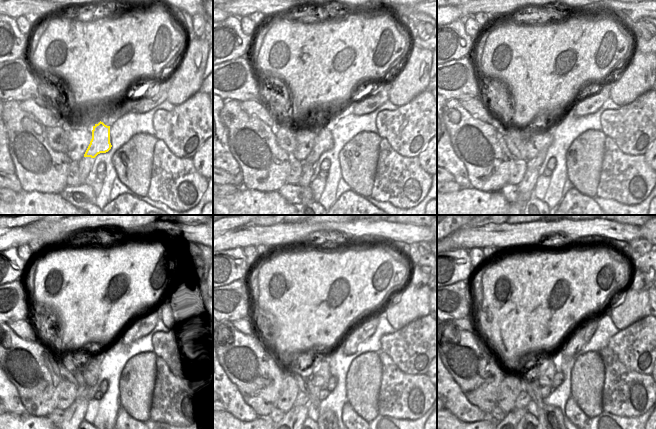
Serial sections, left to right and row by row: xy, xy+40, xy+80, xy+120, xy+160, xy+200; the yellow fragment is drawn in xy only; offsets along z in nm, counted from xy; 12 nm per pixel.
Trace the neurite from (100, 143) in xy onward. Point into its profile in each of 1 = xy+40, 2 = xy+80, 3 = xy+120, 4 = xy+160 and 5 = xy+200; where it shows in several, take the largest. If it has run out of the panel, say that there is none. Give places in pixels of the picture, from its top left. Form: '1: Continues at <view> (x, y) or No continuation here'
1: Continues at xy+40 (324, 141)
2: Continues at xy+80 (535, 163)
3: Continues at xy+120 (87, 392)
4: Continues at xy+160 (302, 399)
5: Continues at xy+200 (523, 399)

